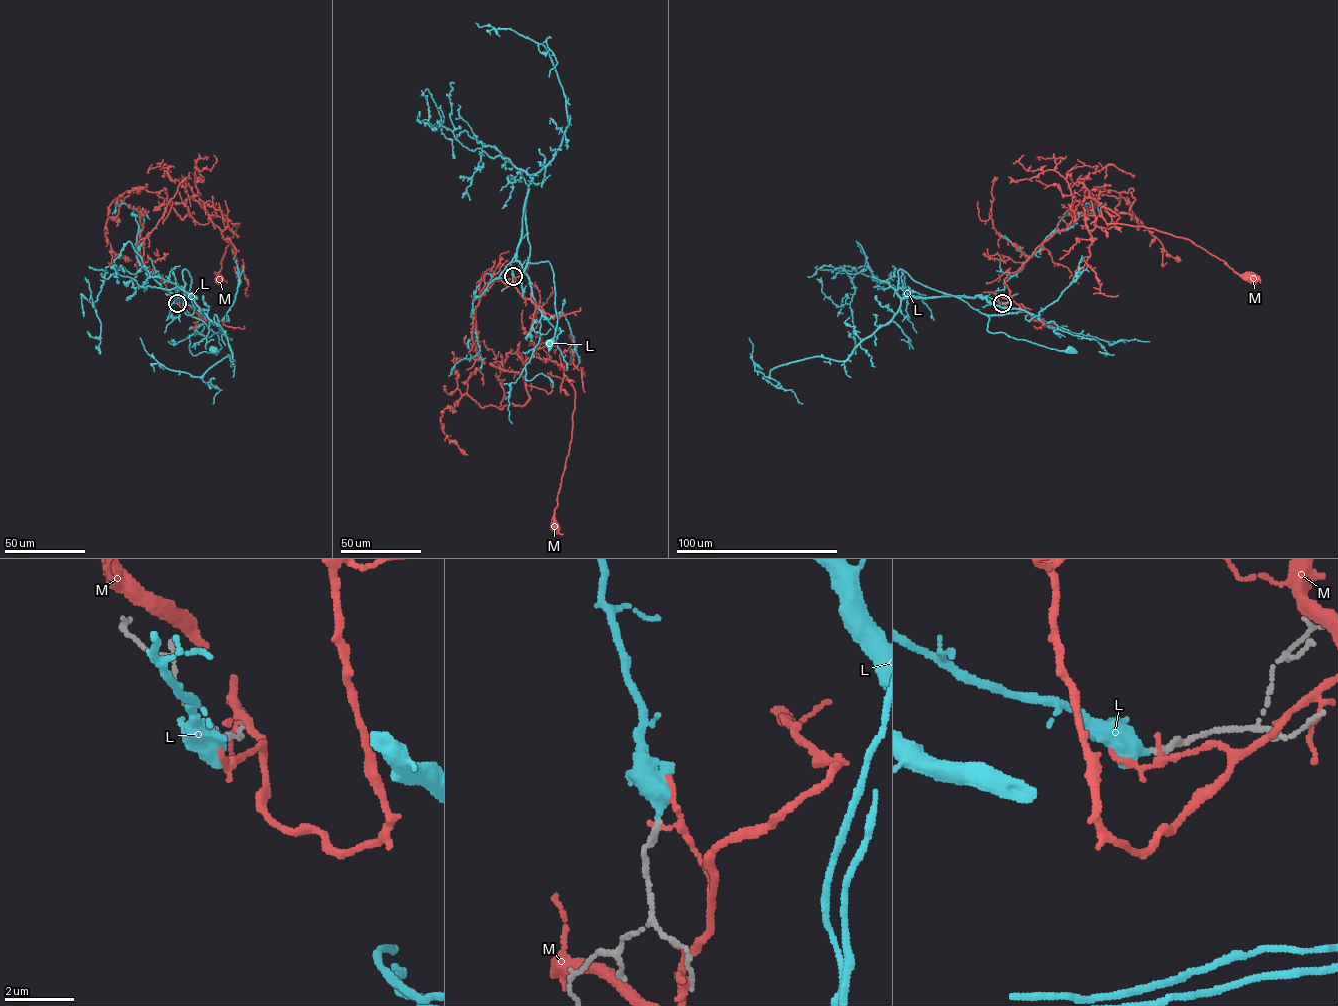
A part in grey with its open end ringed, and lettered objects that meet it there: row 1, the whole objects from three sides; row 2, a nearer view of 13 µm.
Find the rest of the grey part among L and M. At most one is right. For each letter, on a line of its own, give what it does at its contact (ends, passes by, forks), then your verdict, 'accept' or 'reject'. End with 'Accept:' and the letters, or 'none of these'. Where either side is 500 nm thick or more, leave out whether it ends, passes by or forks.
L: it ends there; accept
M: it passes by; reject
Accept: L

